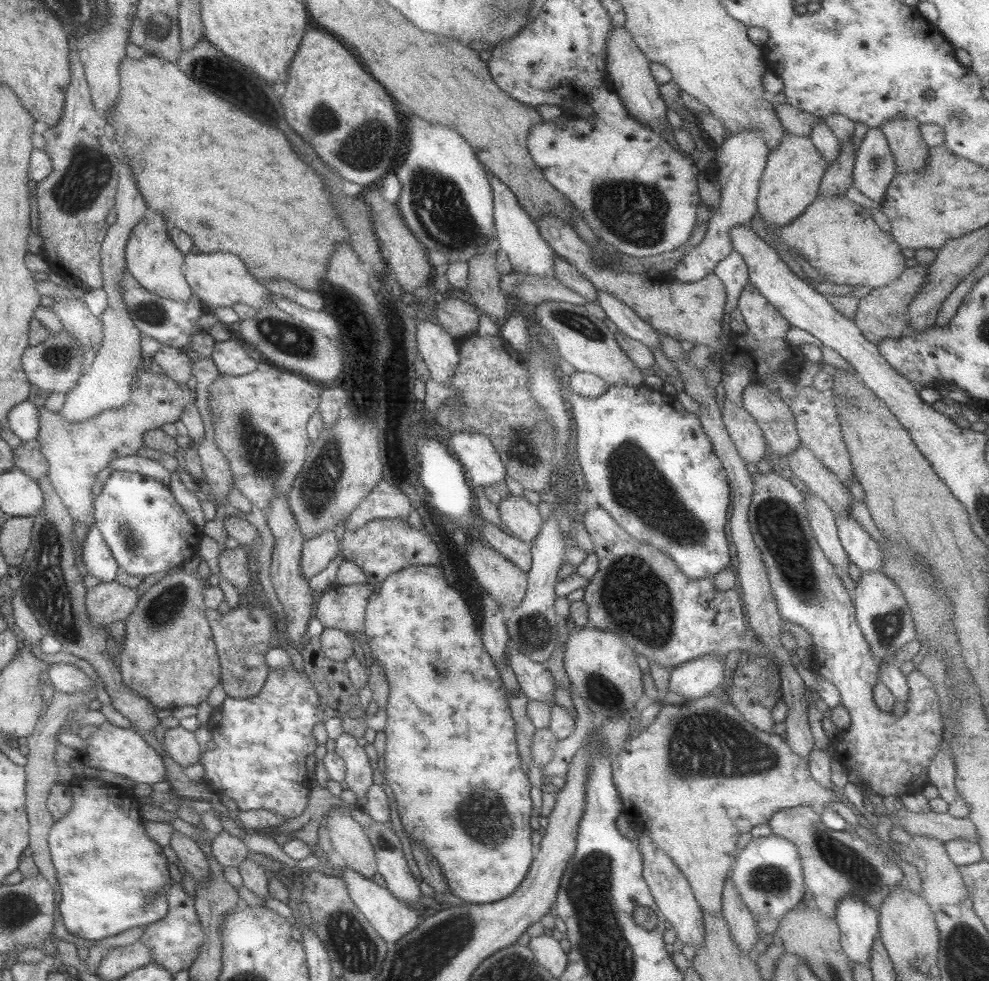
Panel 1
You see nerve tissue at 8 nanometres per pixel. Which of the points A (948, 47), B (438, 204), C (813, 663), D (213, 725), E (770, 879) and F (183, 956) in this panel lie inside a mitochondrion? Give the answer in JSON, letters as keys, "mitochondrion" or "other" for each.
{"A":"other","B":"mitochondrion","C":"other","D":"other","E":"mitochondrion","F":"other"}

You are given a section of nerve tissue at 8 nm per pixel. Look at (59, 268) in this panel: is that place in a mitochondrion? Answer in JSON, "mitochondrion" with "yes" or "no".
{"mitochondrion":"no"}

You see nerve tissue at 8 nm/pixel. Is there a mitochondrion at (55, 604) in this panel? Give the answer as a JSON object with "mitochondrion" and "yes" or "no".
{"mitochondrion":"yes"}

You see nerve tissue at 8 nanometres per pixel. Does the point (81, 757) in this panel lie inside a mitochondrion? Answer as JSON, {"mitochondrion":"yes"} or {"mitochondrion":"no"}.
{"mitochondrion":"no"}

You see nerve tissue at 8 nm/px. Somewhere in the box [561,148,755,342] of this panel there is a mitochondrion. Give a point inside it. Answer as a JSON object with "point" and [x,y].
{"point":[636,213]}

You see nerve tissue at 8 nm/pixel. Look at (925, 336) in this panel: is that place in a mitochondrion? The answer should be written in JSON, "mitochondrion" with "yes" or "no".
{"mitochondrion":"no"}

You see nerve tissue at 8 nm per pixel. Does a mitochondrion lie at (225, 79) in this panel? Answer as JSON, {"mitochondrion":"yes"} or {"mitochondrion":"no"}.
{"mitochondrion":"yes"}

